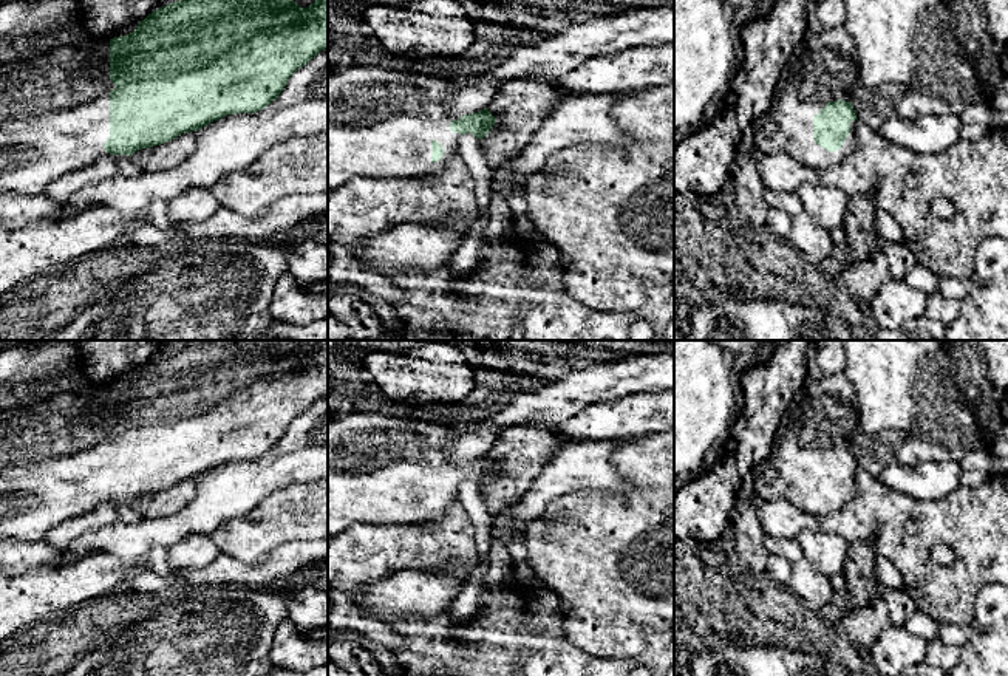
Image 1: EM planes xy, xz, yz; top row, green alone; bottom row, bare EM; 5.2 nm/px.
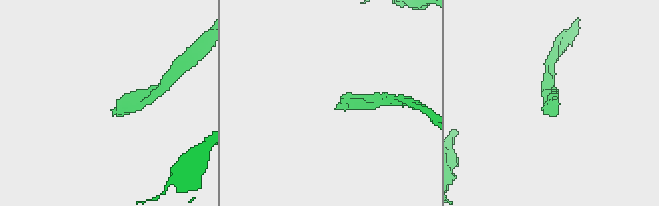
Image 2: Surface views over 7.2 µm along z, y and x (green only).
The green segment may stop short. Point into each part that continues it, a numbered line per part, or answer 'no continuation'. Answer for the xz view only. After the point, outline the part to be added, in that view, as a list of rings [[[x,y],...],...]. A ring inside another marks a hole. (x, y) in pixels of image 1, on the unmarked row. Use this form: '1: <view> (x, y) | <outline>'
1: xz (381, 469) | [[[342,411],[331,421],[328,421],[328,537],[337,535],[342,531],[356,524],[405,524],[405,523],[424,523],[438,520],[444,515],[445,509],[459,498],[459,480],[450,476],[450,469],[461,466],[461,463],[450,461],[444,450],[456,438],[453,425],[444,422],[428,422],[419,419],[396,418],[380,413],[348,413]],[[438,487],[444,493],[444,503],[438,507],[431,507],[431,489]]]

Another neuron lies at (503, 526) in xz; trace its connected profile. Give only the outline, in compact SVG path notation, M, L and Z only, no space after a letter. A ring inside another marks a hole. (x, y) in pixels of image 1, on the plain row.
M512 507L501 510L498 515L492 517L490 523L490 538L499 540L510 546L515 541L524 541L526 532L530 523L516 524L513 518Z

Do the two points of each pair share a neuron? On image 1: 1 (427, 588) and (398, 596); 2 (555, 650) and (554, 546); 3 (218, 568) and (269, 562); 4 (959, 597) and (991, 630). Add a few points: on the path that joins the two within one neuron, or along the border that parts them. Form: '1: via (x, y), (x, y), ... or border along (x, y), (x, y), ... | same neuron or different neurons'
1: via (419, 593), (405, 593) | same neuron
2: border along (561, 610), (563, 633), (575, 645) | different neurons
3: via (231, 570), (257, 570) | same neuron
4: border along (991, 582), (979, 590), (970, 624) | different neurons

